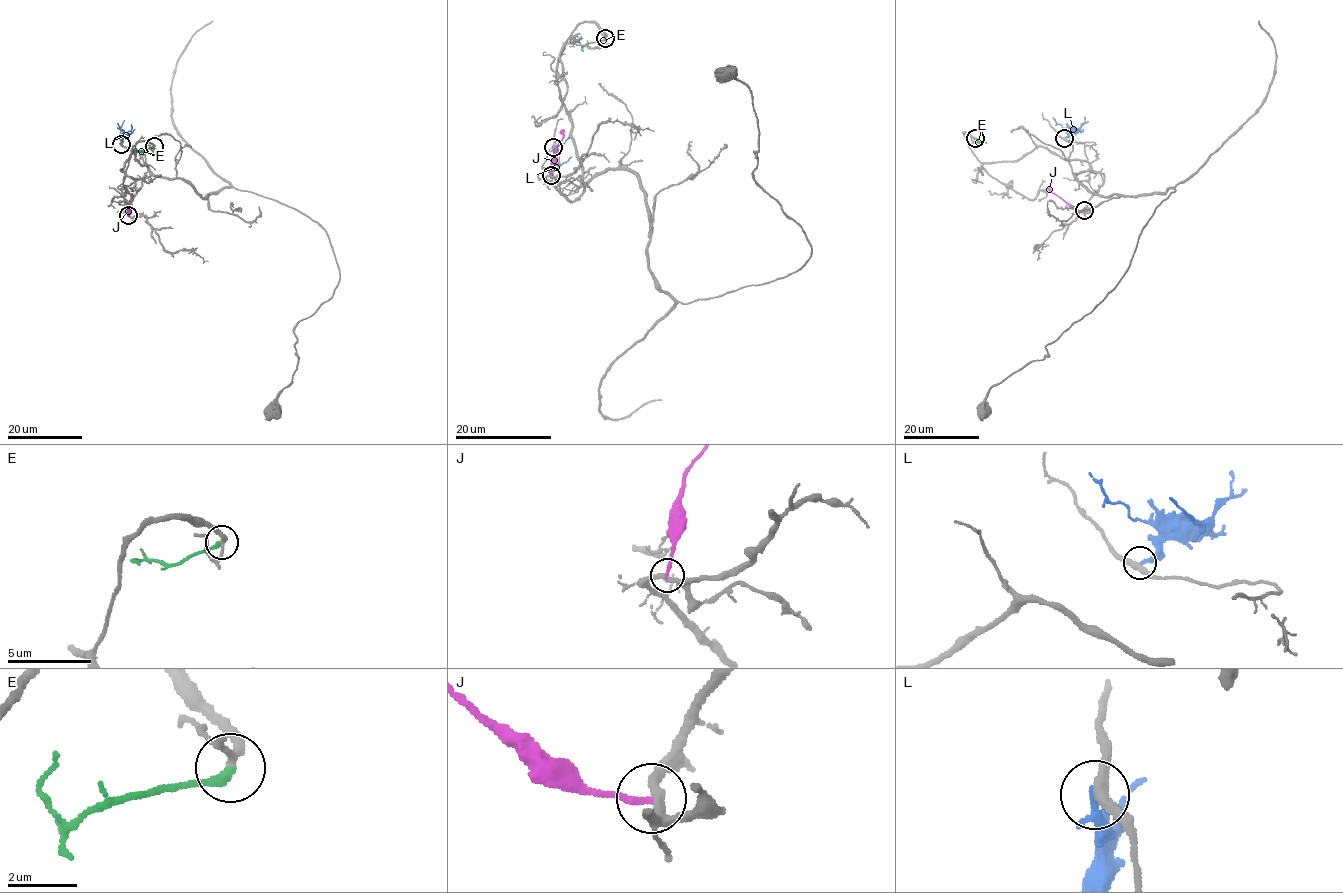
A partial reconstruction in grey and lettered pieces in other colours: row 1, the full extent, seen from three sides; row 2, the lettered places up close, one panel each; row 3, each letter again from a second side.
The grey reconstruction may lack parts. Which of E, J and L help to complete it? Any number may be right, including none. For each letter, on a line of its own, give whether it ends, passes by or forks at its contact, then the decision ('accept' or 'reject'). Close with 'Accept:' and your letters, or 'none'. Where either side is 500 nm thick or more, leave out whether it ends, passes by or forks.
E: it ends there; accept
J: it ends there; reject
L: it ends there; reject
Accept: E

